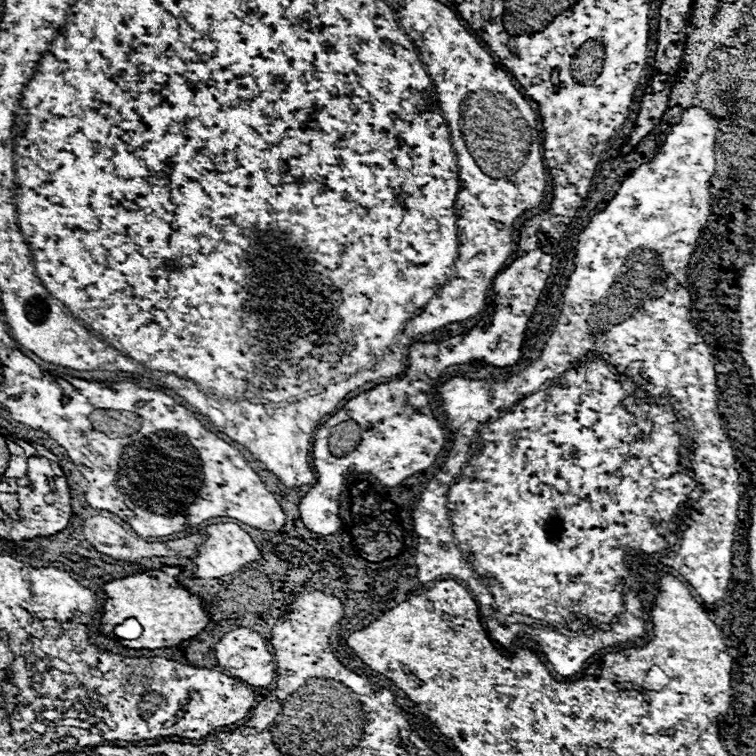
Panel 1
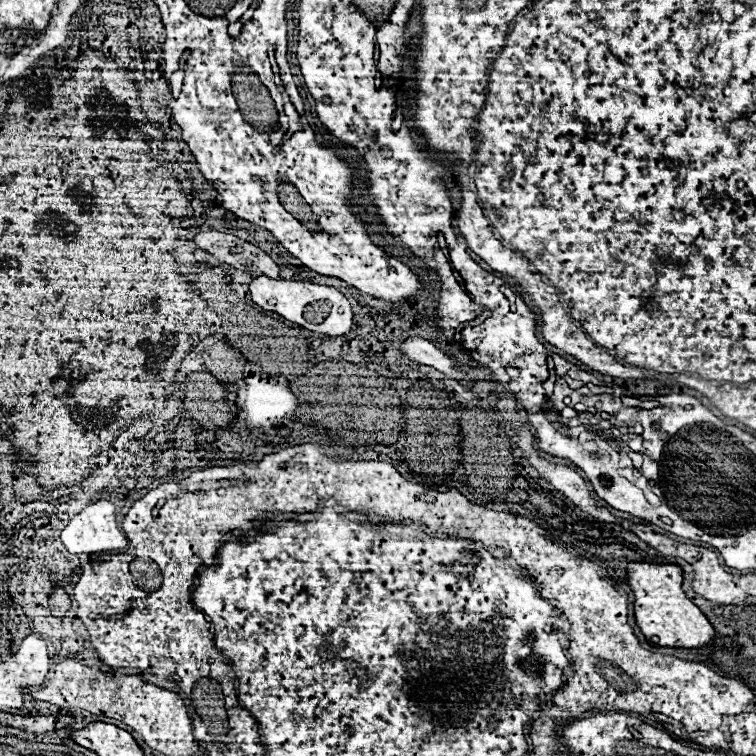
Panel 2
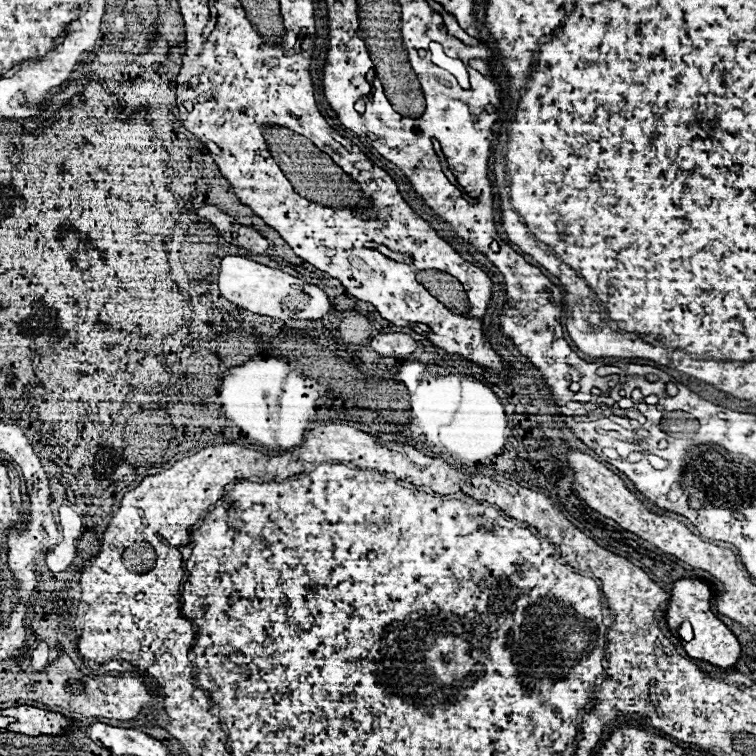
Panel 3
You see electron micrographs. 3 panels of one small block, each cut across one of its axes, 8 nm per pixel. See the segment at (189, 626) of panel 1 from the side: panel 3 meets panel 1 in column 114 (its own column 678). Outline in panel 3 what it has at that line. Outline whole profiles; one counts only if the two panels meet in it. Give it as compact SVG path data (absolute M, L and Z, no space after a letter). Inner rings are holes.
M682 578L676 584L672 584L670 604L668 604L664 618L666 618L666 624L670 630L676 630L684 620L690 620L690 624L694 626L694 638L690 640L690 644L684 642L684 650L688 652L688 656L698 658L698 660L706 660L706 662L720 666L720 668L728 668L738 662L740 644L738 644L736 636L712 614L710 588L708 588L708 584L700 582L698 578Z

